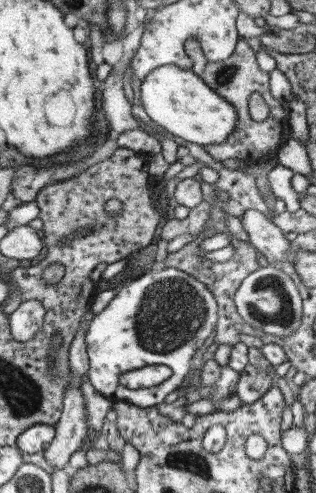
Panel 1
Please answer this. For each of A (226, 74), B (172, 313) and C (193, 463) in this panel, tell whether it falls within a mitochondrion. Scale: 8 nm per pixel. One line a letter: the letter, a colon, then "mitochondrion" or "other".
A: mitochondrion
B: mitochondrion
C: mitochondrion

